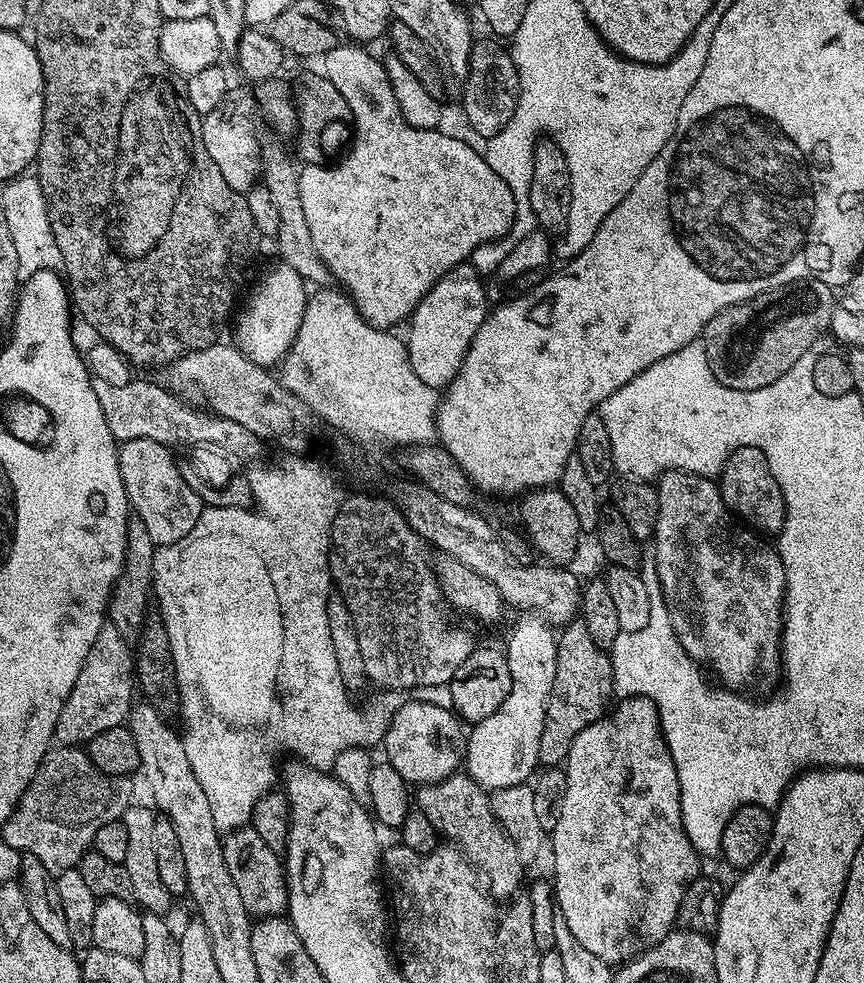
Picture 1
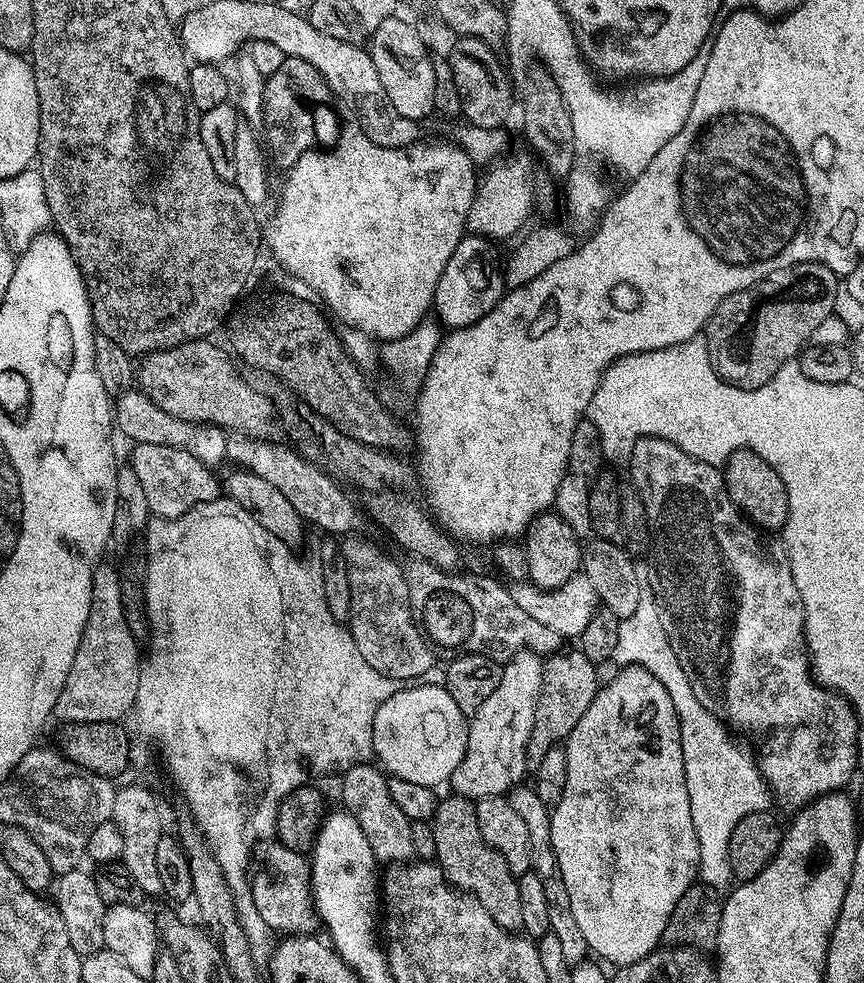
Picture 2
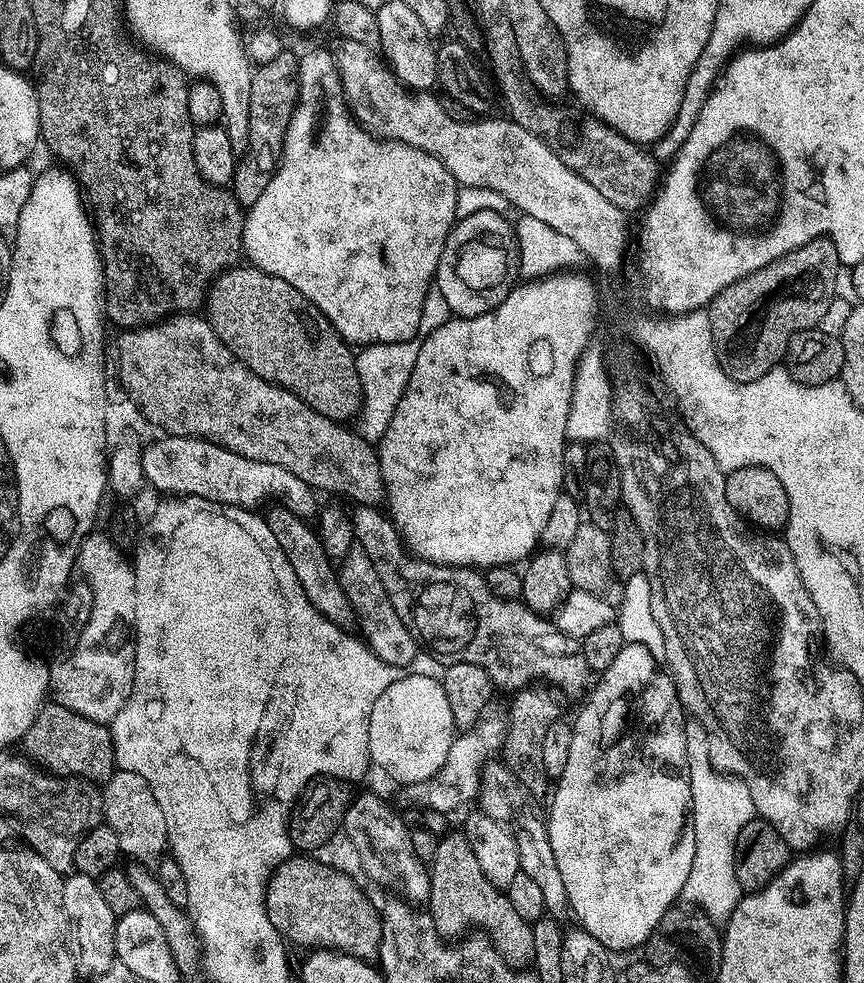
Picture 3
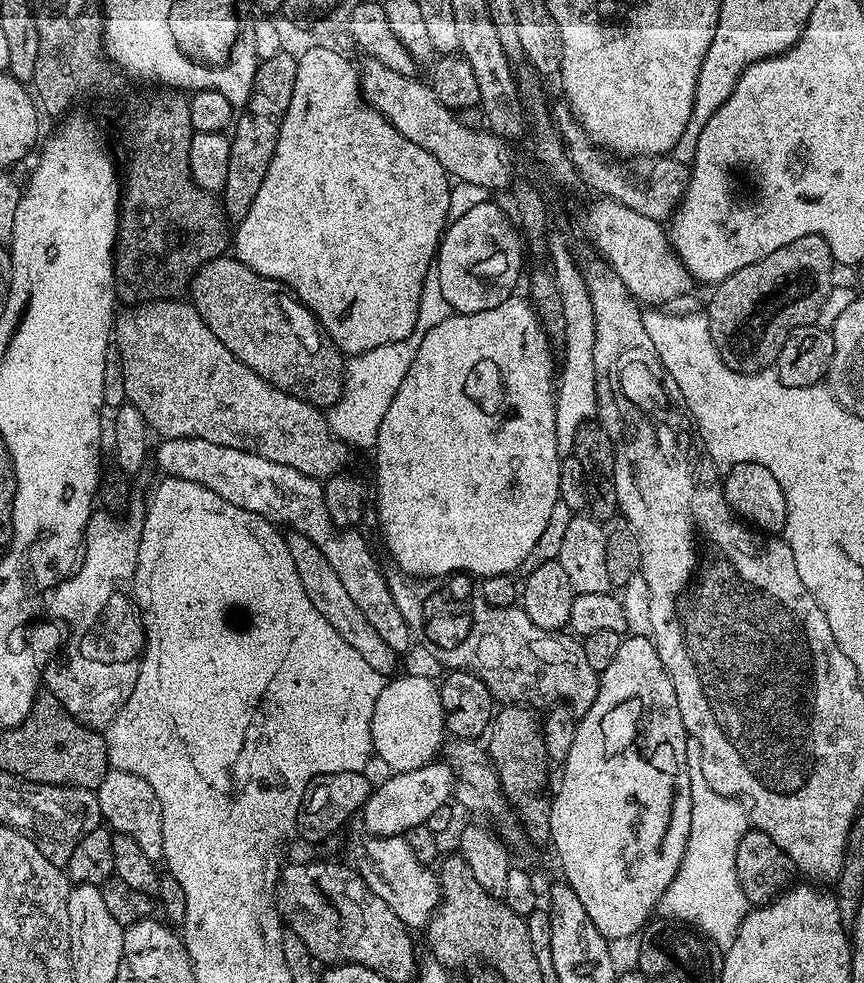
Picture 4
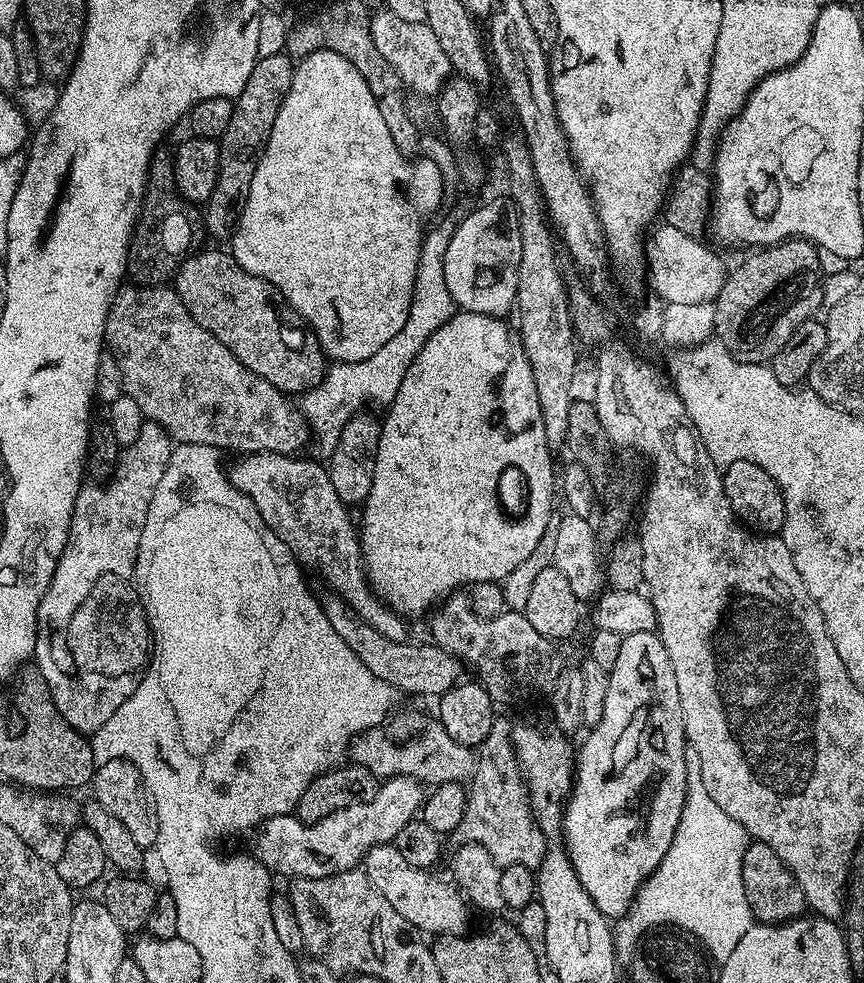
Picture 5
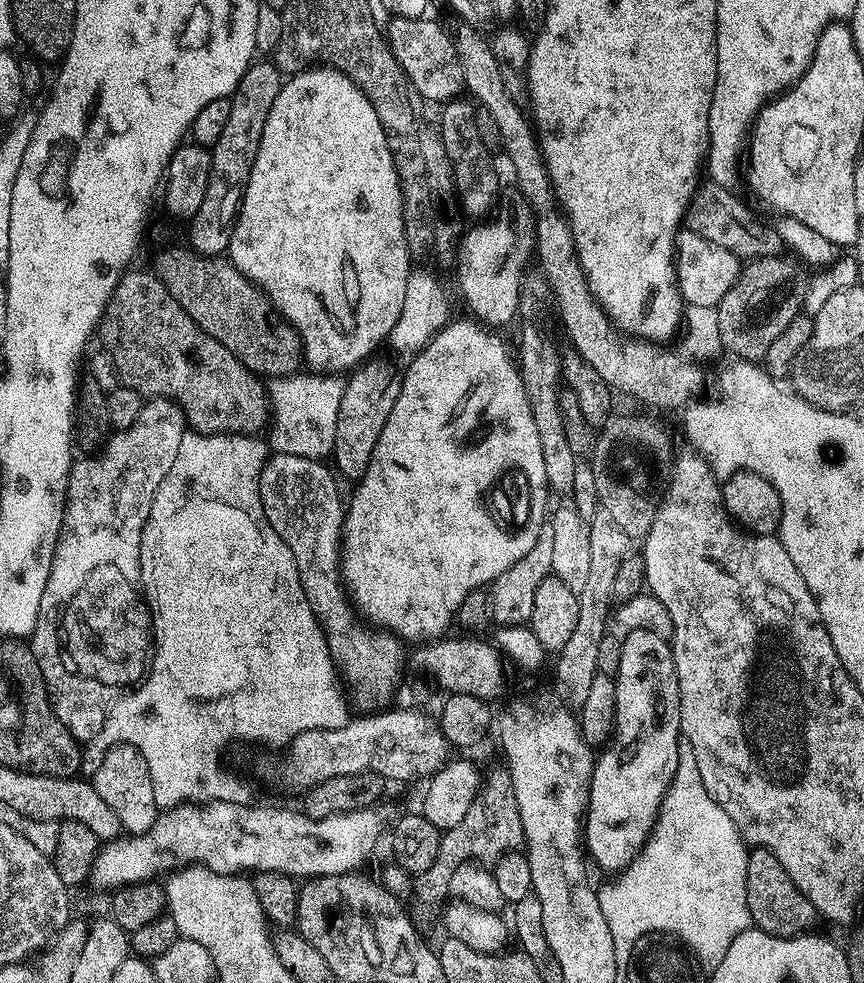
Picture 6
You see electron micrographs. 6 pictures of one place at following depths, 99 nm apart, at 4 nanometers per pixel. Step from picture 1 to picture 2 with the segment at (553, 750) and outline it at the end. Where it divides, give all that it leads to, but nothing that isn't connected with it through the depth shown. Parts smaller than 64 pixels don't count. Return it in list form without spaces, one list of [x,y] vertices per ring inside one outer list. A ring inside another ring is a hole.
[[[556,650],[544,660],[544,685],[538,698],[534,730],[528,743],[528,763],[535,766],[546,758],[551,748],[557,747],[578,726],[578,718],[590,710],[590,702],[594,702],[596,693],[602,687],[602,679],[598,673],[597,665],[586,658],[579,650],[560,652]]]

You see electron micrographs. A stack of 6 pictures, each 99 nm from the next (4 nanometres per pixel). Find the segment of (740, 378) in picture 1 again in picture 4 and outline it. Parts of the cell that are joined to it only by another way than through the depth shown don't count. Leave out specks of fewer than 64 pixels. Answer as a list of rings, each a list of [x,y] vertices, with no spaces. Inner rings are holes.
[[[820,235],[798,238],[720,281],[706,315],[712,341],[726,366],[746,373],[771,369],[786,338],[798,326],[815,321],[833,288],[832,251]]]

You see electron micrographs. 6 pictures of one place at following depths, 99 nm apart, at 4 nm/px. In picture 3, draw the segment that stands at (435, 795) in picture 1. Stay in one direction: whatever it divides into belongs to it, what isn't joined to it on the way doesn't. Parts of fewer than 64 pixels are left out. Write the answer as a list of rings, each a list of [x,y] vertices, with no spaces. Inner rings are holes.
[[[452,830],[437,839],[430,875],[432,877],[430,911],[432,921],[441,936],[454,938],[475,926],[492,939],[496,949],[504,955],[509,964],[513,966],[532,964],[534,954],[532,924],[526,918],[521,918],[518,910],[514,910],[507,891],[501,890],[494,882],[490,882],[490,878],[486,878],[482,866],[478,866],[478,858],[474,858],[474,850],[470,850],[470,842],[464,837],[463,831]]]

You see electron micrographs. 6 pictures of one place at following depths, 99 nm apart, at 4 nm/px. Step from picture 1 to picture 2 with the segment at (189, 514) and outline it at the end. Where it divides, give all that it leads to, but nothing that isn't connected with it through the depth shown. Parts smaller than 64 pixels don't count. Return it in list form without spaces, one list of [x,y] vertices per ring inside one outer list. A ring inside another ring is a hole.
[[[138,444],[131,449],[130,467],[138,476],[139,485],[149,502],[149,510],[153,517],[161,520],[173,520],[186,514],[194,506],[205,504],[211,500],[219,500],[222,496],[222,484],[211,467],[204,465],[185,448],[174,446],[150,446]]]

